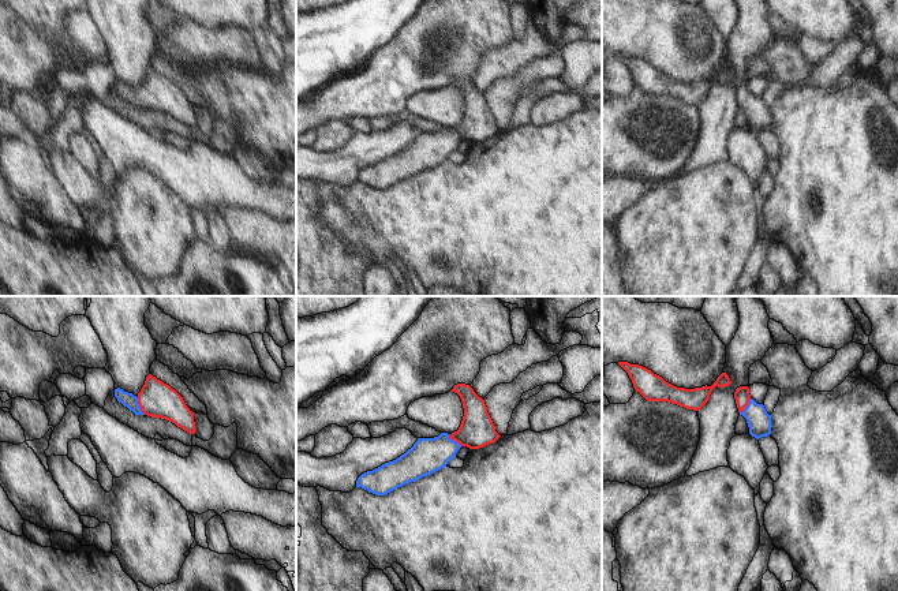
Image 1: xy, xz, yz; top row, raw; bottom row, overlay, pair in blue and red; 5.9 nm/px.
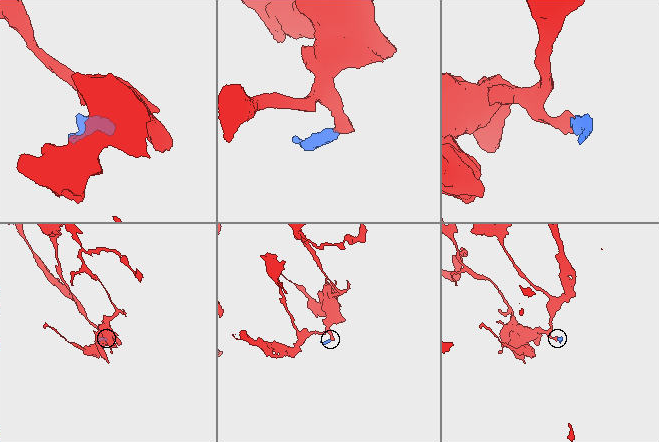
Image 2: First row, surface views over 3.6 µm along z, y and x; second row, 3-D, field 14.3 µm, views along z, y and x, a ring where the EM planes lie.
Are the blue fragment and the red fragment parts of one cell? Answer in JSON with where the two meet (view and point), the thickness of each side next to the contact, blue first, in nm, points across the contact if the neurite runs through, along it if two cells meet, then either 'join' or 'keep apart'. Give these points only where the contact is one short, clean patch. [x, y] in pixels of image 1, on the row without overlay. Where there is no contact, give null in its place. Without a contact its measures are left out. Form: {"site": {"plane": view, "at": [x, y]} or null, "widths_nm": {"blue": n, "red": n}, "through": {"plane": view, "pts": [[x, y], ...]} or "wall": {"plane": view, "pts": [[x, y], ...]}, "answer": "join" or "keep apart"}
{"site": {"plane": "xy", "at": [138, 100]}, "widths_nm": {"blue": 90, "red": 220}, "through": {"plane": "xy", "pts": [[128, 94], [138, 100], [156, 93]]}, "answer": "join"}

